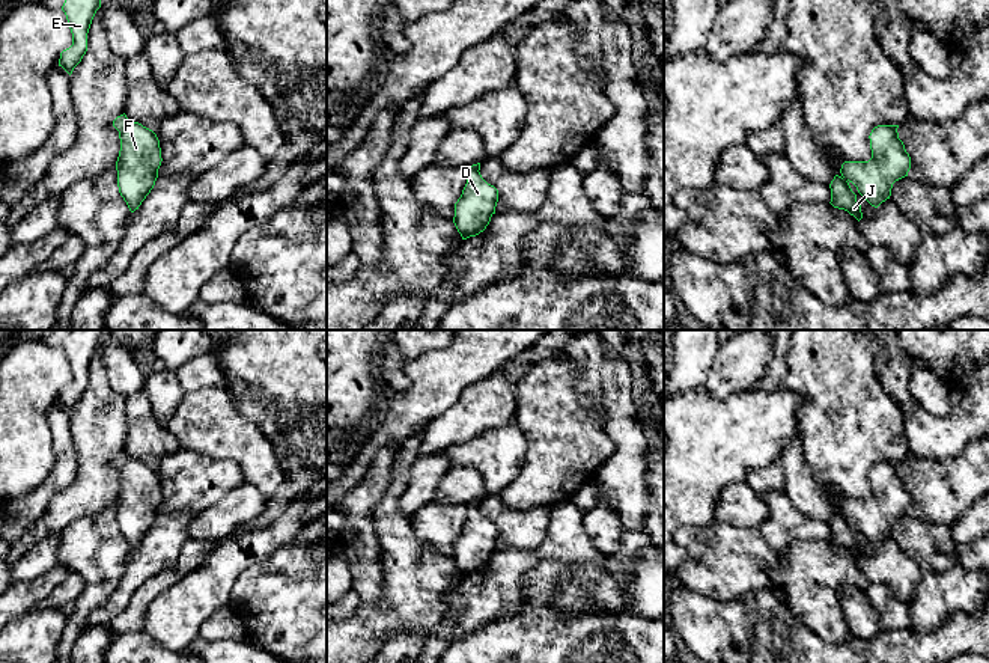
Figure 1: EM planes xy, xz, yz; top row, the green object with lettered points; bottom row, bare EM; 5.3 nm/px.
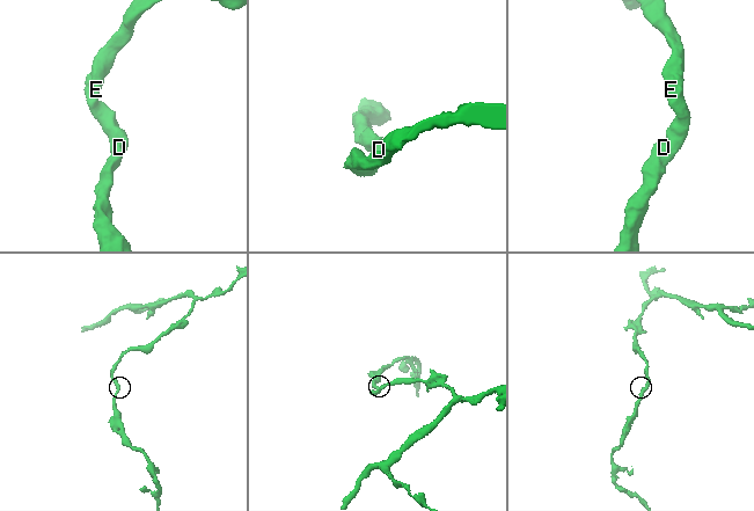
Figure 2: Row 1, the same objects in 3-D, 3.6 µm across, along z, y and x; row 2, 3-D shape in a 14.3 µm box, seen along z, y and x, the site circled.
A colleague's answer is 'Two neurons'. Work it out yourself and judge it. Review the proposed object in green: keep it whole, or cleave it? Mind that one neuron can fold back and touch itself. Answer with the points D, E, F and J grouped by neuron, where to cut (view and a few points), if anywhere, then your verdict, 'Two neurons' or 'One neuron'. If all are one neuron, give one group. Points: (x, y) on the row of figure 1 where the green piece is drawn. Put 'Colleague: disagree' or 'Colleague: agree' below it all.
Groups: D E F J. No split. One neuron
Colleague: disagree

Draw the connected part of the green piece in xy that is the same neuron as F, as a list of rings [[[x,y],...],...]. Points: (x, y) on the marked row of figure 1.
[[[120,115],[113,121],[119,131],[120,151],[116,161],[119,193],[131,212],[138,209],[151,193],[161,166],[161,148],[157,134],[138,122]]]

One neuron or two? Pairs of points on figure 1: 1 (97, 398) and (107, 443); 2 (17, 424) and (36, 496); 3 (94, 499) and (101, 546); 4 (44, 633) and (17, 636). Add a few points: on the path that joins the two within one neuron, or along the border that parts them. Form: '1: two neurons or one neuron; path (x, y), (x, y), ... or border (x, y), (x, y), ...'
1: one neuron; path (100, 409), (100, 433)
2: two neurons; border (54, 458), (48, 473), (15, 501)
3: two neurons; border (115, 501), (95, 514), (77, 517), (65, 529)
4: one neuron; path (38, 633), (35, 636), (23, 636)

